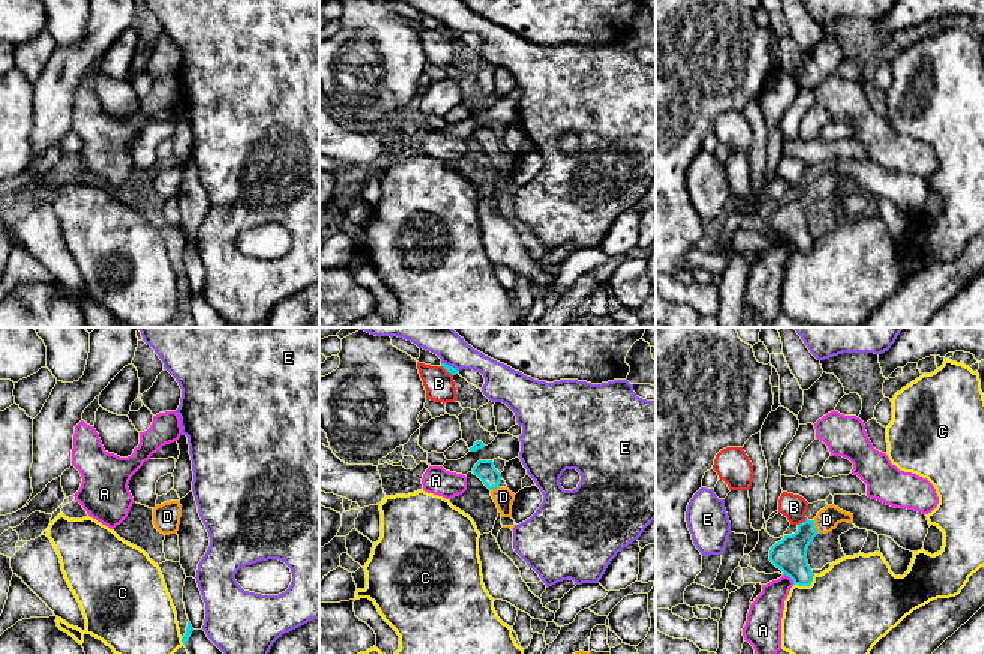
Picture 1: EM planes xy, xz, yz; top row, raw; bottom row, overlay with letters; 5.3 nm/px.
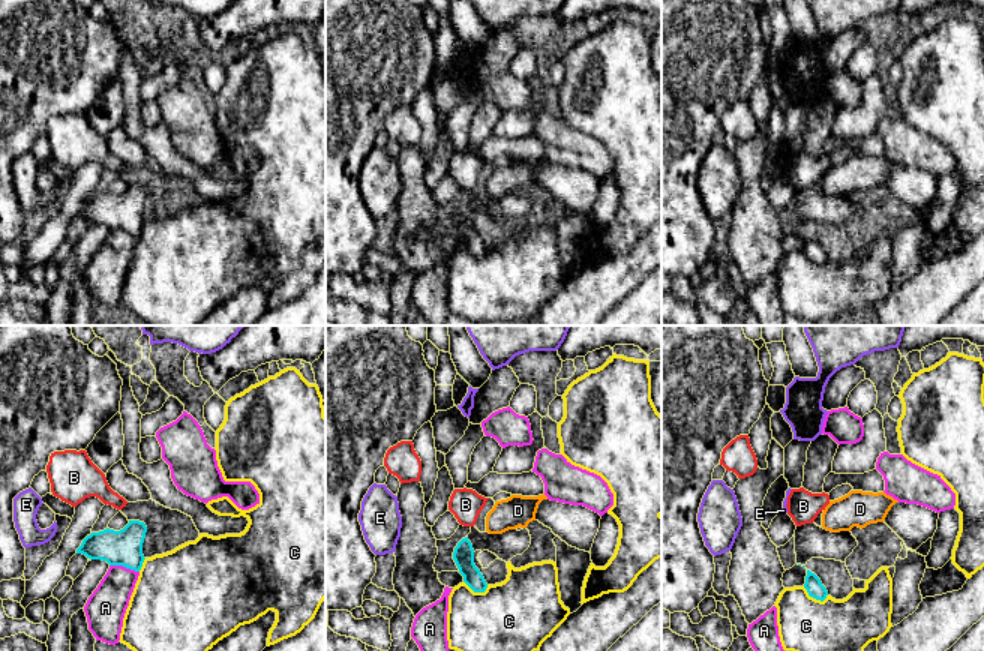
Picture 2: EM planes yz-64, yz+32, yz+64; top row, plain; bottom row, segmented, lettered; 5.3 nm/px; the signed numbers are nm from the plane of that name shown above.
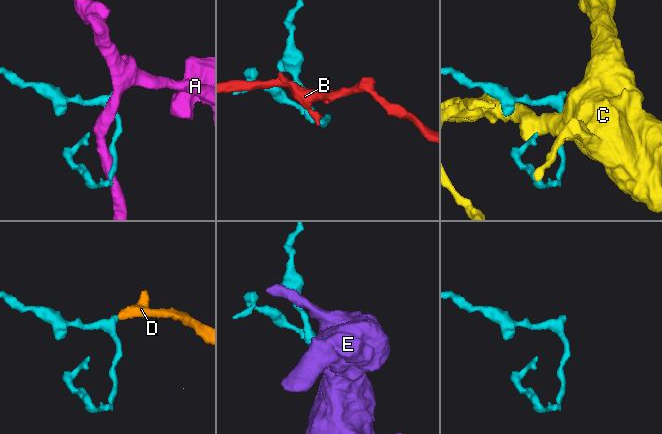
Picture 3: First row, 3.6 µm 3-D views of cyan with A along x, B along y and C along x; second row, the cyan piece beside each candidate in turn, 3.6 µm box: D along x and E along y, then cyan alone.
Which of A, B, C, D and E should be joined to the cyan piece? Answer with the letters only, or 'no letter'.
D

